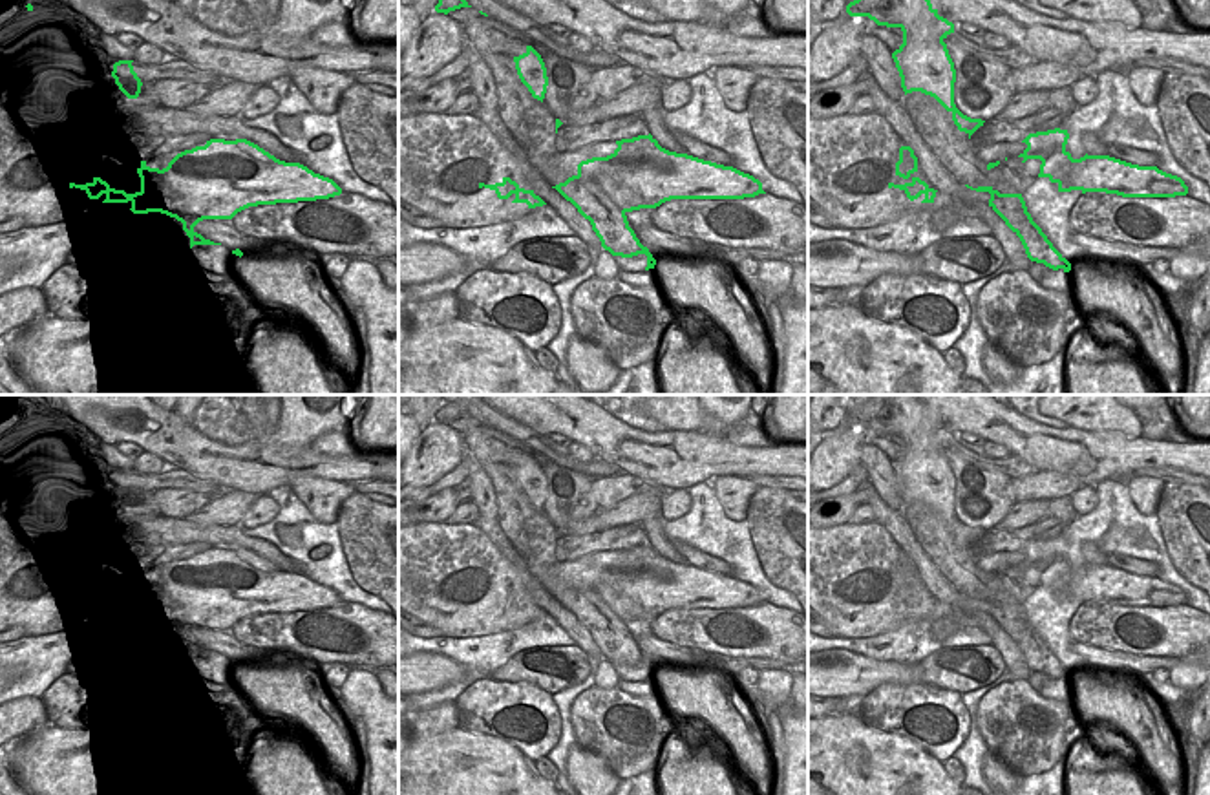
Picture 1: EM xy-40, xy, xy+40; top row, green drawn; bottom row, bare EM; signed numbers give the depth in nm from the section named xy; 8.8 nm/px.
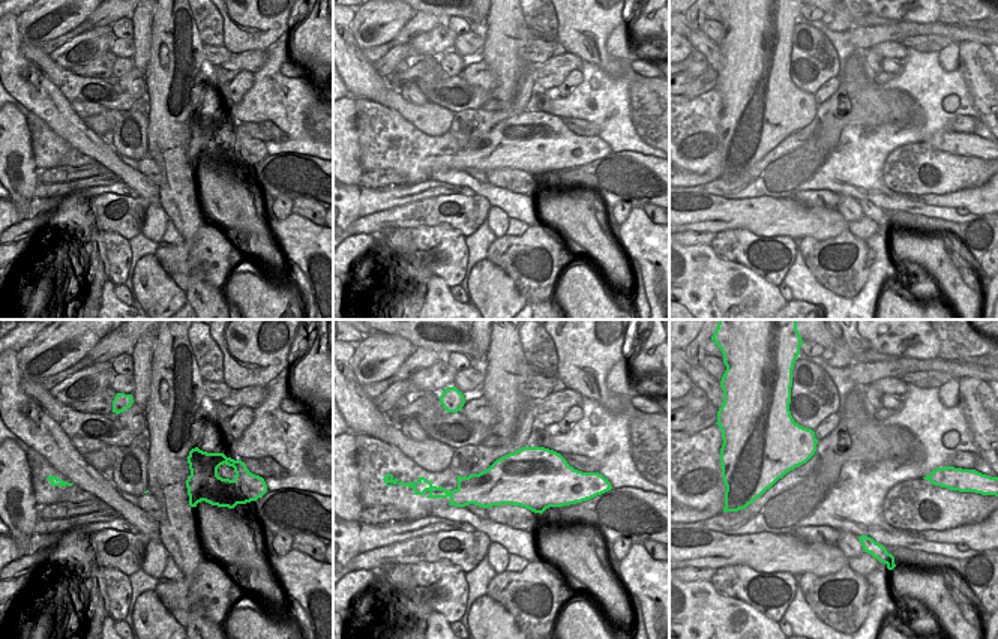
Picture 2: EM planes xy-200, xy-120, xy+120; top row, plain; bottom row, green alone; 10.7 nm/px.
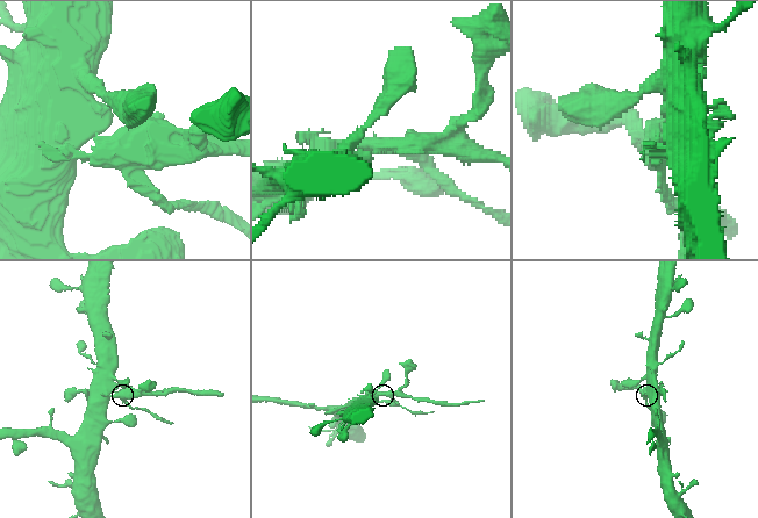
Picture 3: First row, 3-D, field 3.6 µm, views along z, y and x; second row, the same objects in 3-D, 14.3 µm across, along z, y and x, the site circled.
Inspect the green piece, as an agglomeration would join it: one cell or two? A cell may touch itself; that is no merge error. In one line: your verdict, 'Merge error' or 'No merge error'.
Merge error

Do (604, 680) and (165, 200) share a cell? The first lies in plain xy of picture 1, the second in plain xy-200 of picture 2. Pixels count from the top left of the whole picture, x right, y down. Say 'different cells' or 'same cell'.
different cells

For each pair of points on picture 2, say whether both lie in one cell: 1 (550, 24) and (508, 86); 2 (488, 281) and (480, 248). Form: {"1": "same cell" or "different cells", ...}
{"1": "different cells", "2": "different cells"}

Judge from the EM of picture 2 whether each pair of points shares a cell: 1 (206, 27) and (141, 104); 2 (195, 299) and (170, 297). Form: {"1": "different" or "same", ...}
{"1": "different", "2": "different"}

